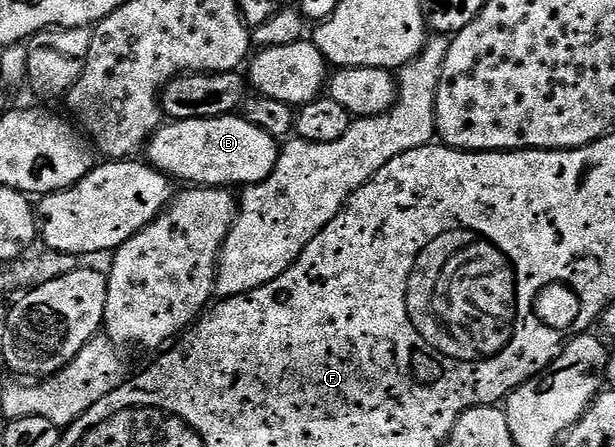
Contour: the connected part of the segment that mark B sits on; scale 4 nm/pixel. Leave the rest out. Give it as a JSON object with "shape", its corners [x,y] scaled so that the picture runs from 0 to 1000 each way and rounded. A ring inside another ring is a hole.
{"shape":[[[392,257],[301,266],[260,277],[236,327],[236,360],[311,418],[400,418],[437,400],[450,374],[455,331],[449,309],[431,302],[424,284],[411,284]]]}

